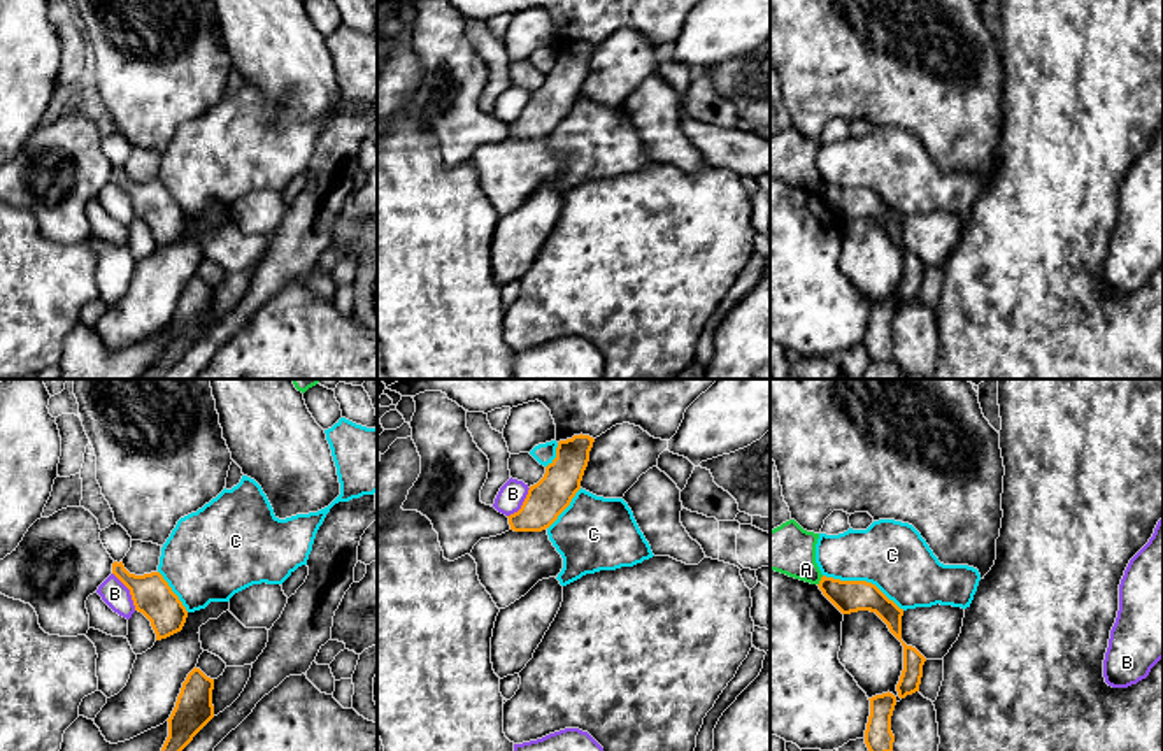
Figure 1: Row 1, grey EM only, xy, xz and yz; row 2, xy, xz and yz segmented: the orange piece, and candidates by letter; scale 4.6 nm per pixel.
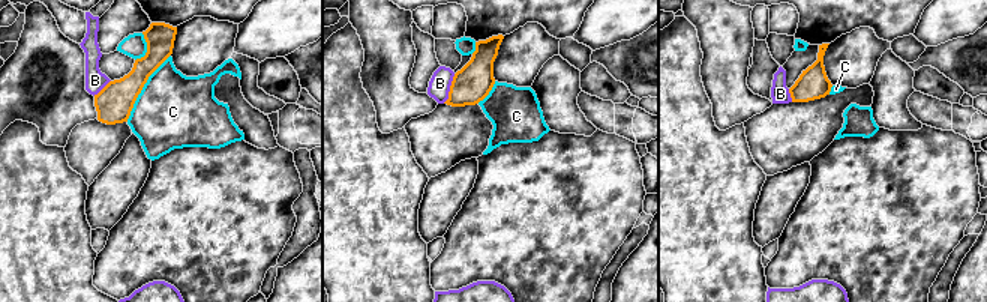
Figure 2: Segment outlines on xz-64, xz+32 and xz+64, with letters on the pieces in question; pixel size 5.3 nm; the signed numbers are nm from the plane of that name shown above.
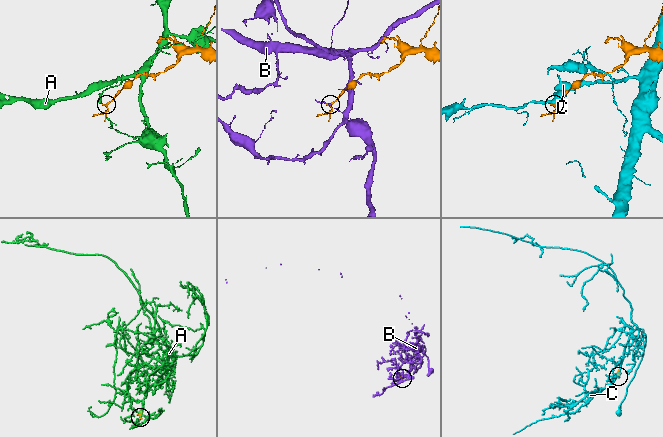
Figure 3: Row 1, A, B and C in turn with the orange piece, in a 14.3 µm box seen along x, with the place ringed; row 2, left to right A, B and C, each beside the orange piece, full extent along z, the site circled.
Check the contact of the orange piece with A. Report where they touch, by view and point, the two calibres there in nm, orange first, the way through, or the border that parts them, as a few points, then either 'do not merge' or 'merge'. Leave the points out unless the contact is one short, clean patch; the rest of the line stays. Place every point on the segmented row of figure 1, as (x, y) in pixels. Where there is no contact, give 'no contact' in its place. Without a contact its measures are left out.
meets orange in yz at (820, 581); 150 nm thick on the orange side, 220 nm on the other; border along yz (823, 576), (818, 585); do not merge

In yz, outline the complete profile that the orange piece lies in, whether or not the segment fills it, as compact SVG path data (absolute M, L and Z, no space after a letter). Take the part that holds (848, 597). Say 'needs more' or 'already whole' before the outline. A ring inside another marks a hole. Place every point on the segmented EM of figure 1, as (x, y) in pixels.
already whole | M823 576L817 586L842 614L870 611L888 625L889 632L903 646L903 670L896 684L898 697L905 698L919 691L926 658L902 640L903 609L889 600L875 584L867 581L840 581Z

